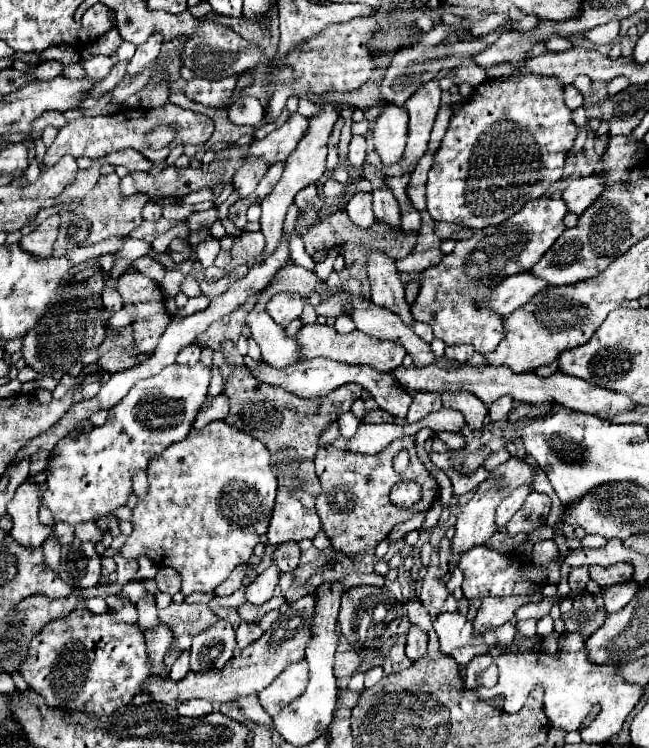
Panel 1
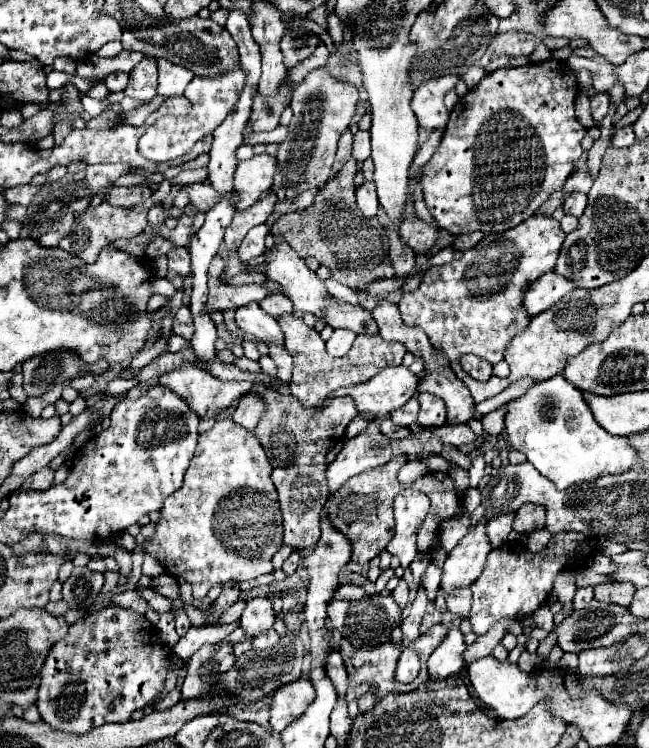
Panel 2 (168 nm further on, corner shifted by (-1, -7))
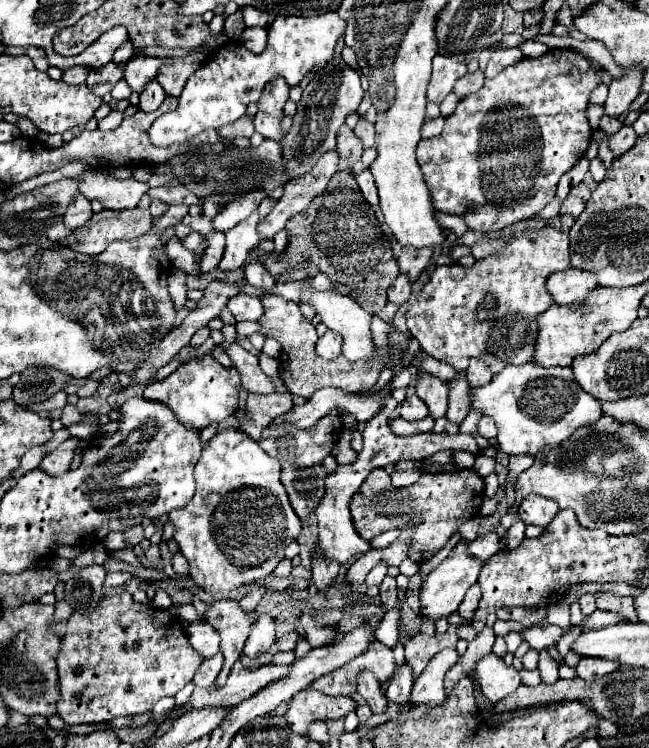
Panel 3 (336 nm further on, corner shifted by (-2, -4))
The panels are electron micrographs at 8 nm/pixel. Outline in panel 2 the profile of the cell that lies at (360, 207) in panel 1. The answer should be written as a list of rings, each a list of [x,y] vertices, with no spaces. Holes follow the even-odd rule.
[[[364,180],[358,188],[356,188],[356,200],[358,200],[358,208],[364,212],[366,218],[376,216],[378,210],[378,196],[376,196],[376,188],[372,180]]]

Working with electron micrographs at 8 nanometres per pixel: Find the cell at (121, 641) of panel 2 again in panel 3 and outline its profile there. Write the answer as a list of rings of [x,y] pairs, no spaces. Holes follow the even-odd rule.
[[[129,593],[101,599],[91,615],[73,613],[67,621],[67,633],[61,639],[61,651],[57,657],[59,691],[57,715],[67,725],[105,723],[117,715],[139,715],[151,711],[153,705],[167,695],[175,695],[185,687],[203,657],[189,645],[179,619],[171,617],[165,609],[135,603]]]

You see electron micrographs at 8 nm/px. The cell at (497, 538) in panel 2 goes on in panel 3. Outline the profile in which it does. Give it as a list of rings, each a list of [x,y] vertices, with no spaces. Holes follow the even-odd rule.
[[[487,531],[483,535],[479,535],[471,545],[469,545],[469,553],[473,557],[481,557],[481,559],[489,559],[493,553],[497,553],[501,549],[501,539],[497,537],[495,531]]]

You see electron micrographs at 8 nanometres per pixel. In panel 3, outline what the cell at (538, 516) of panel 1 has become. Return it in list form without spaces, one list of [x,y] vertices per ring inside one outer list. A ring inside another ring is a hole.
[[[527,495],[519,505],[519,517],[525,525],[547,527],[557,513],[557,503],[553,499],[543,499],[541,495]]]

